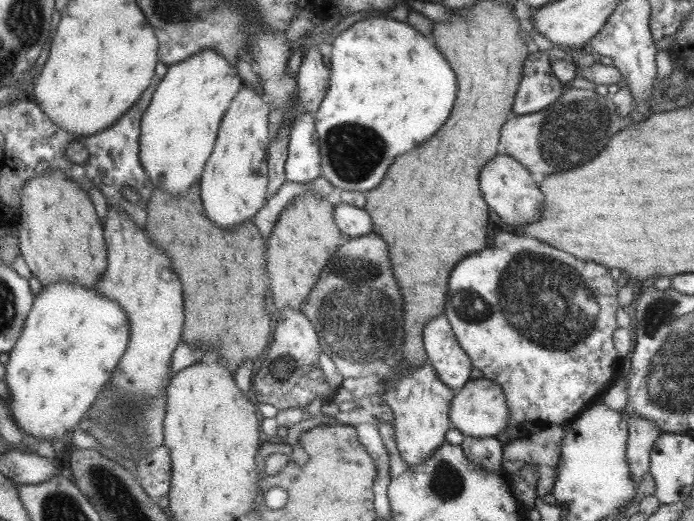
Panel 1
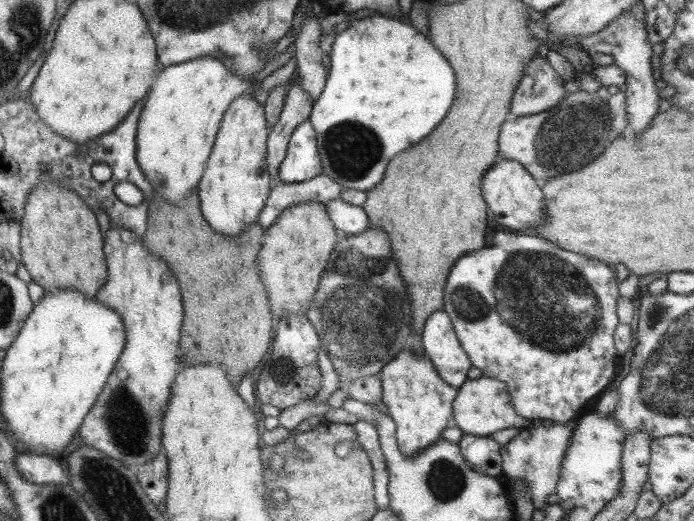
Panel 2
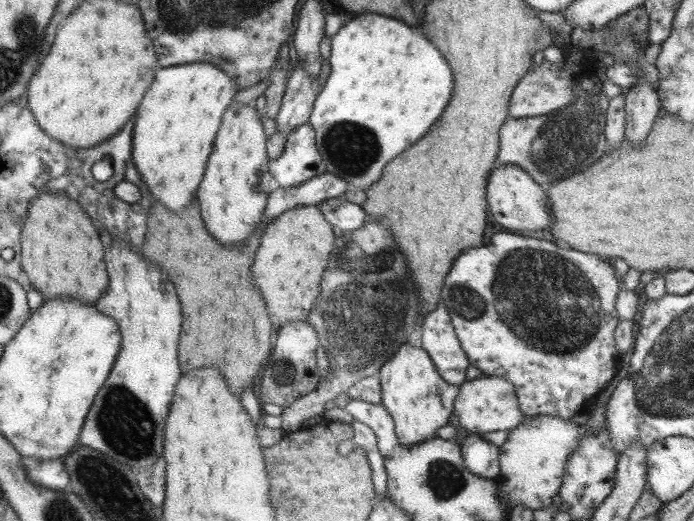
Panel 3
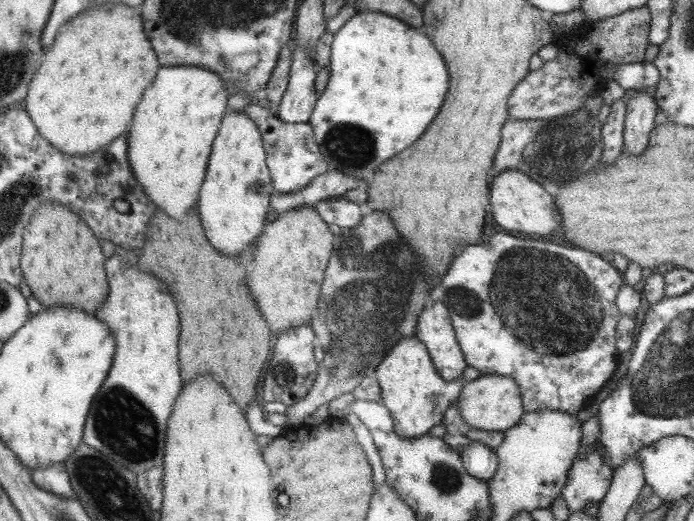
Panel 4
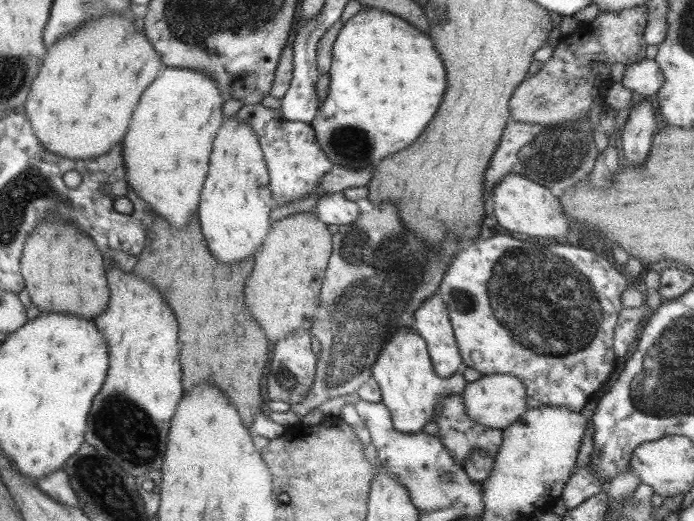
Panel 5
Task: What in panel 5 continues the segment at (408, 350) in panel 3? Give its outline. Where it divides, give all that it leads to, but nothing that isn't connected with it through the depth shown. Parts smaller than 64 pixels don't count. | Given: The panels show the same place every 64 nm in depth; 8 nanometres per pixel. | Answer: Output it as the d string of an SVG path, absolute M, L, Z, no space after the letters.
M398 327L381 346L370 376L379 384L382 401L391 413L394 429L404 434L422 432L425 425L434 422L436 404L444 396L461 395L467 385L463 372L444 378L433 369L427 342L412 327Z

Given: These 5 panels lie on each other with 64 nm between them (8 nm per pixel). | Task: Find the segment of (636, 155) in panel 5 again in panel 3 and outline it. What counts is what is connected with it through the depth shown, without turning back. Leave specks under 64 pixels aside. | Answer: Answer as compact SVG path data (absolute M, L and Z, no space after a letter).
M638 80L625 96L625 138L634 146L644 144L660 109L656 89L647 80Z

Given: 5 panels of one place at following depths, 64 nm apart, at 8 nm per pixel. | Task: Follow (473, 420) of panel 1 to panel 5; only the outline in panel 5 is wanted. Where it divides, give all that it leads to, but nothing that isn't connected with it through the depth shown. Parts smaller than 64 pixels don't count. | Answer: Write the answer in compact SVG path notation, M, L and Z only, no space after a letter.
M511 374L483 375L479 380L467 383L462 397L470 420L490 429L504 430L527 412L525 384Z

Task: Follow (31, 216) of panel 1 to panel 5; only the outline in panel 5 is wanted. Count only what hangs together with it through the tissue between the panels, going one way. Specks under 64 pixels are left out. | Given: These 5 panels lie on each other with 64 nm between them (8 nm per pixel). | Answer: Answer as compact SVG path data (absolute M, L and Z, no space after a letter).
M56 216L52 222L42 222L34 228L25 246L21 273L30 300L41 313L75 314L94 321L108 308L110 291L104 256L96 250L92 239L69 224L69 220Z

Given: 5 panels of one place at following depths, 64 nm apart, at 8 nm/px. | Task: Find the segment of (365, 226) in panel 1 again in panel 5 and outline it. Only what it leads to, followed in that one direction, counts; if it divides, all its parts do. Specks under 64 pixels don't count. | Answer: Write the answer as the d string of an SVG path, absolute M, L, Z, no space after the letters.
M332 193L321 196L317 202L317 216L327 225L352 224L360 214L358 205L348 200L343 193Z

